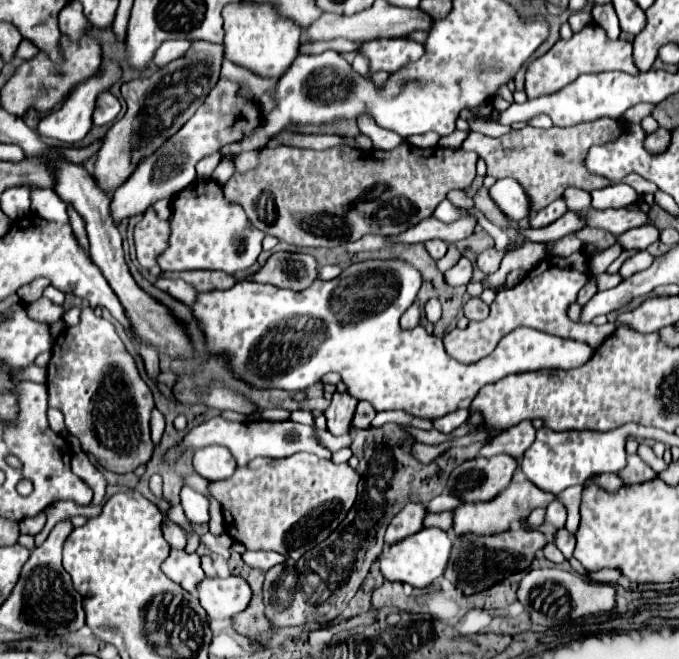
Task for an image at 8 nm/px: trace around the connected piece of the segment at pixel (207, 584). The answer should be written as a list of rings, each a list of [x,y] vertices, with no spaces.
[[[242,577],[204,579],[198,587],[200,603],[212,619],[232,619],[244,611],[252,599],[252,589]]]

